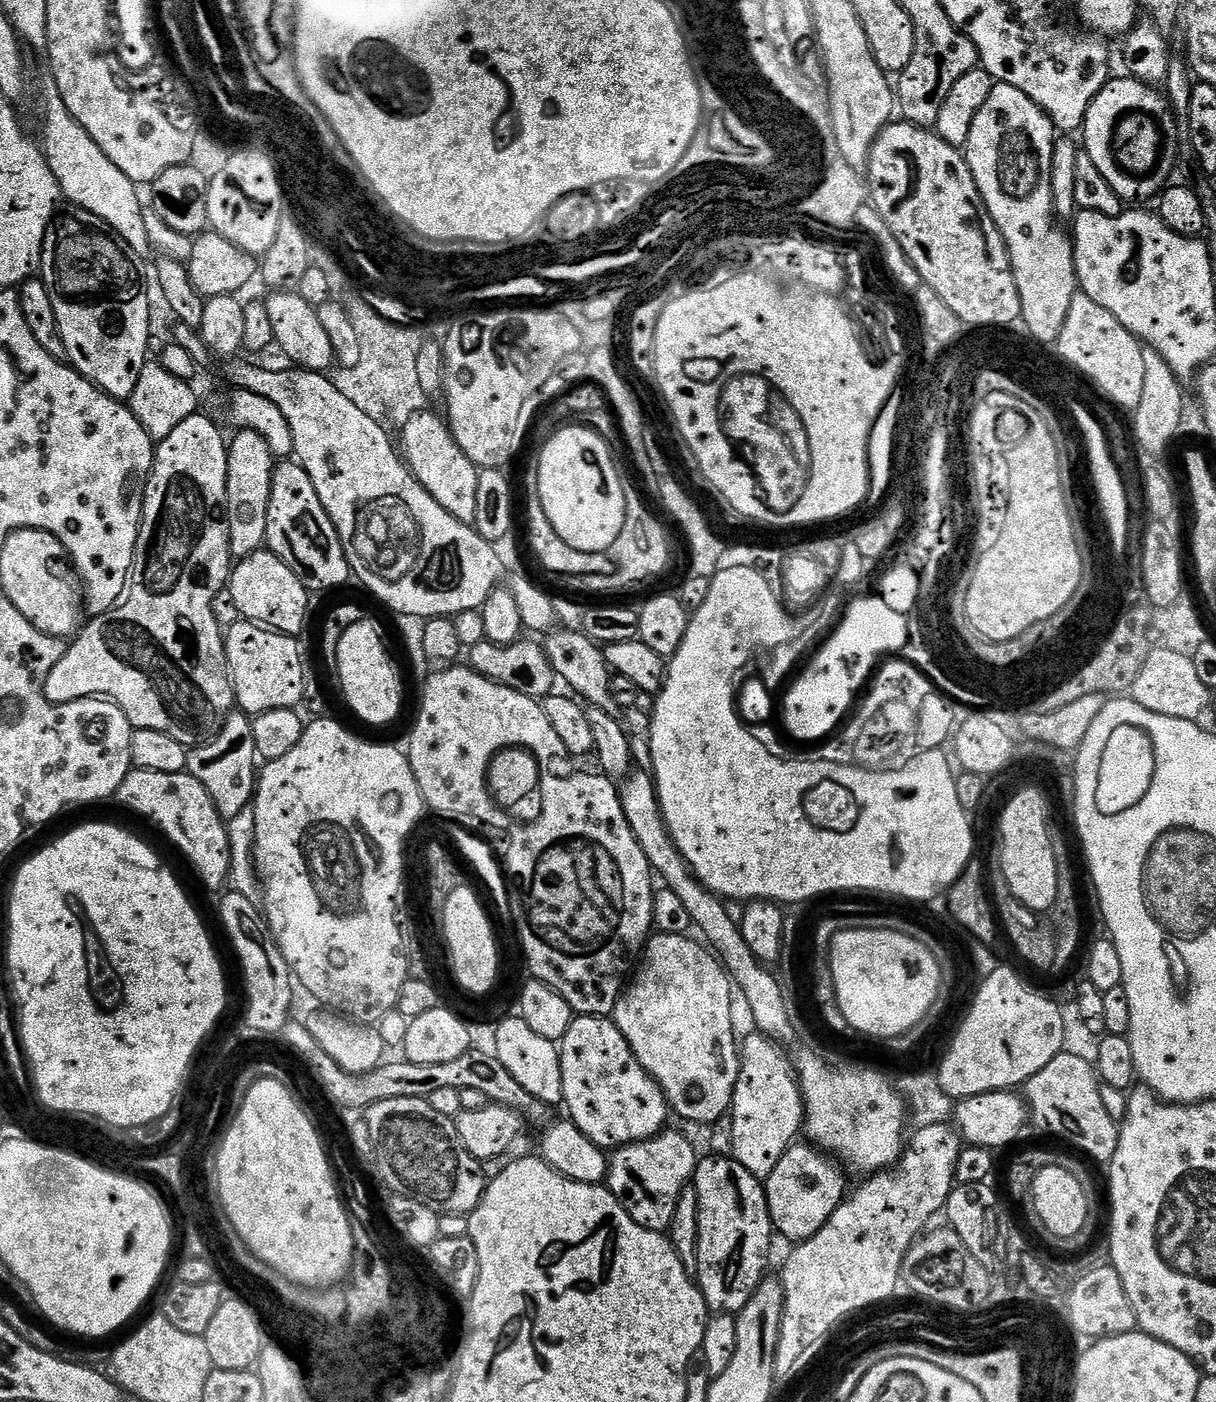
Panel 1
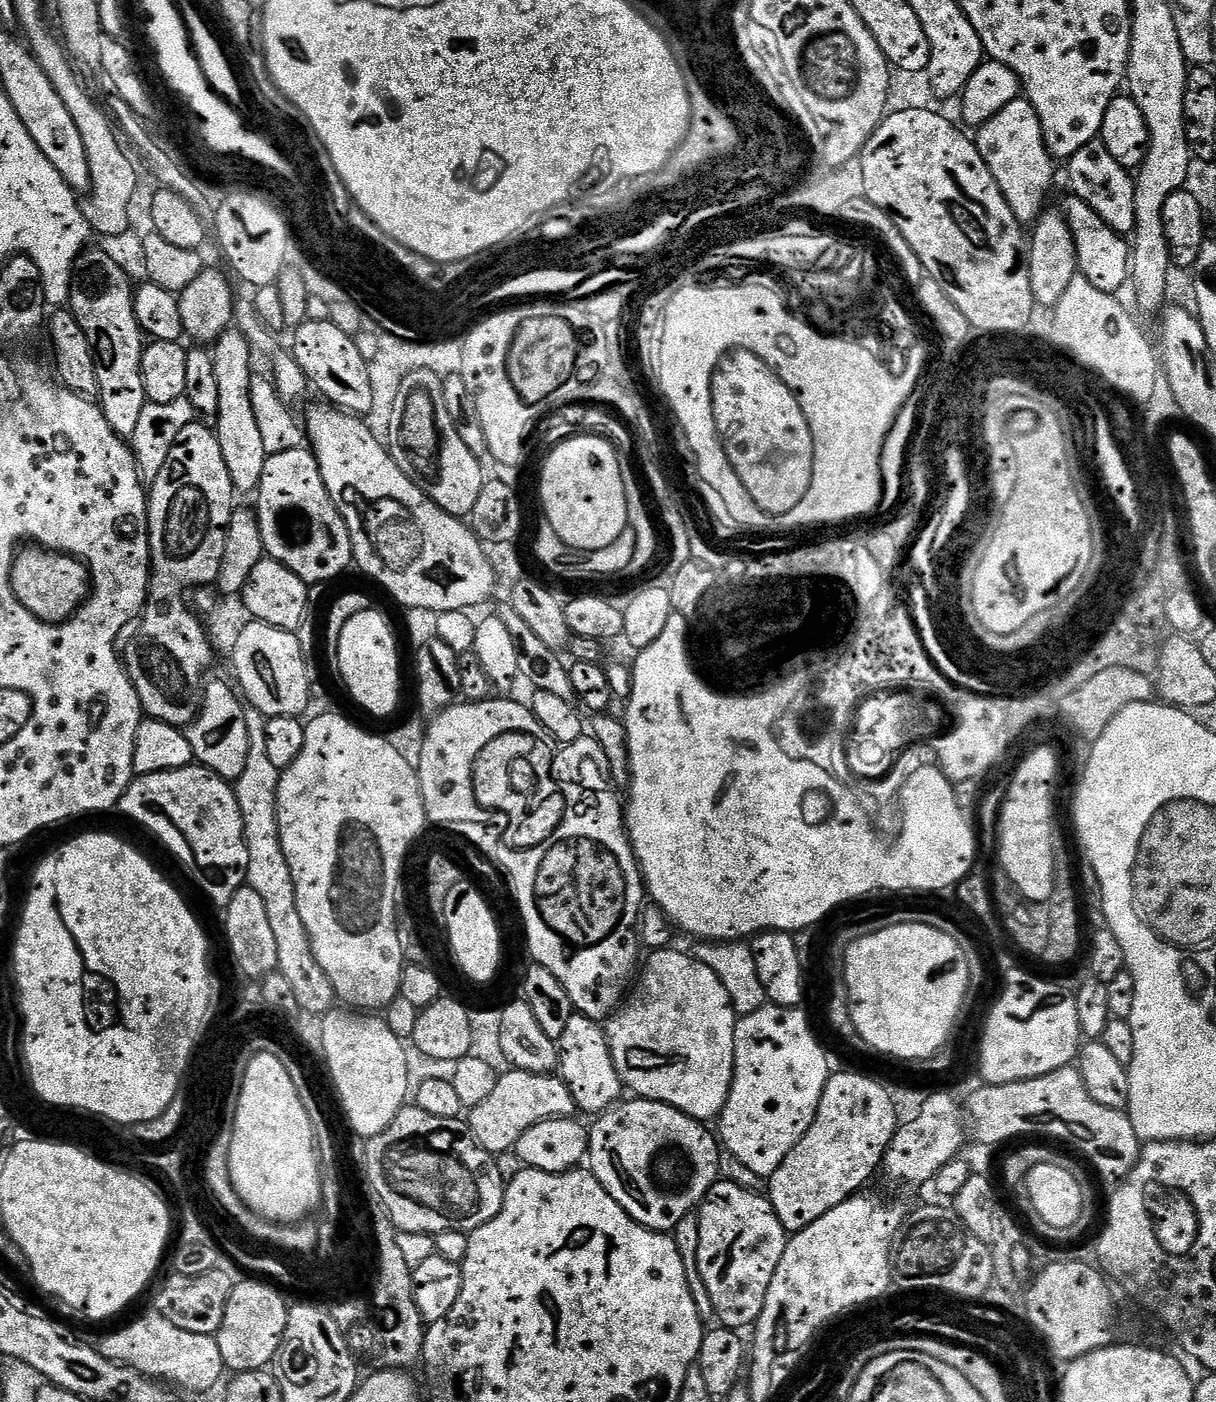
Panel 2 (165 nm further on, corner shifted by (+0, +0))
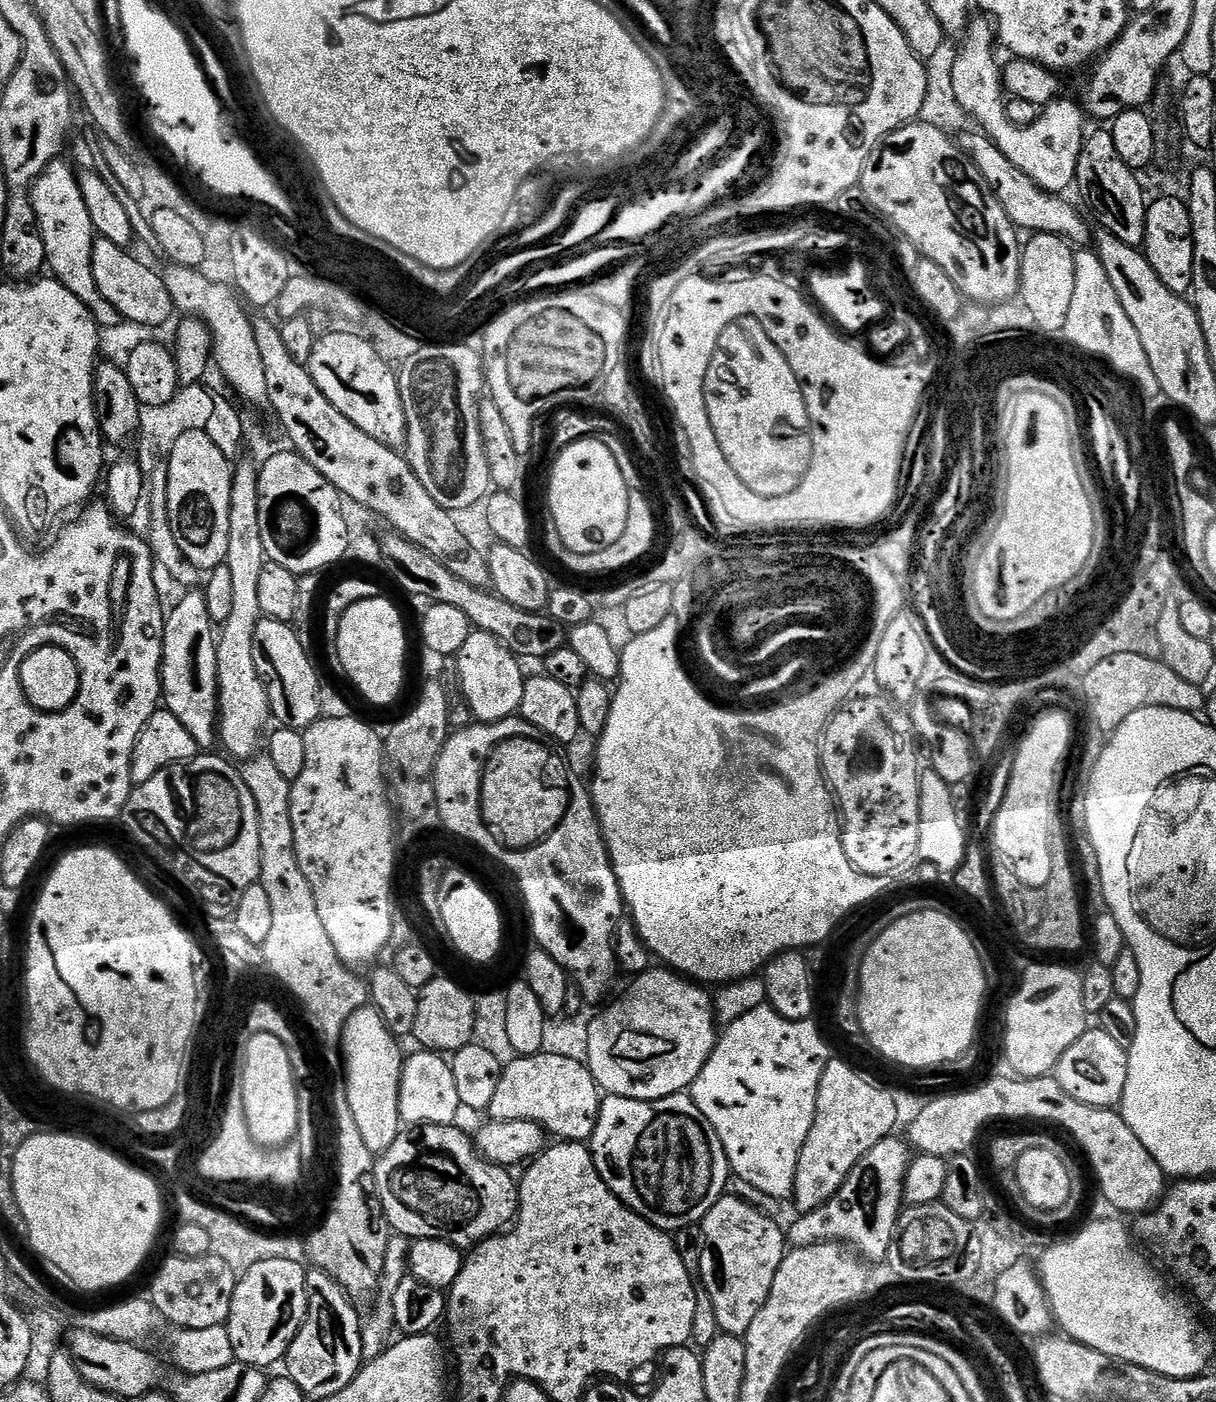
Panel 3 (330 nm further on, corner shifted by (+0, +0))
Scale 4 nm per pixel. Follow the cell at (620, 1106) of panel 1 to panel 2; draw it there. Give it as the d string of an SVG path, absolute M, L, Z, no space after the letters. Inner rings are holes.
M574 1014L566 1025L566 1031L558 1041L558 1075L566 1082L581 1113L606 1112L621 1099L622 1085L614 1066L614 1058L610 1054L608 1033L589 1016Z

